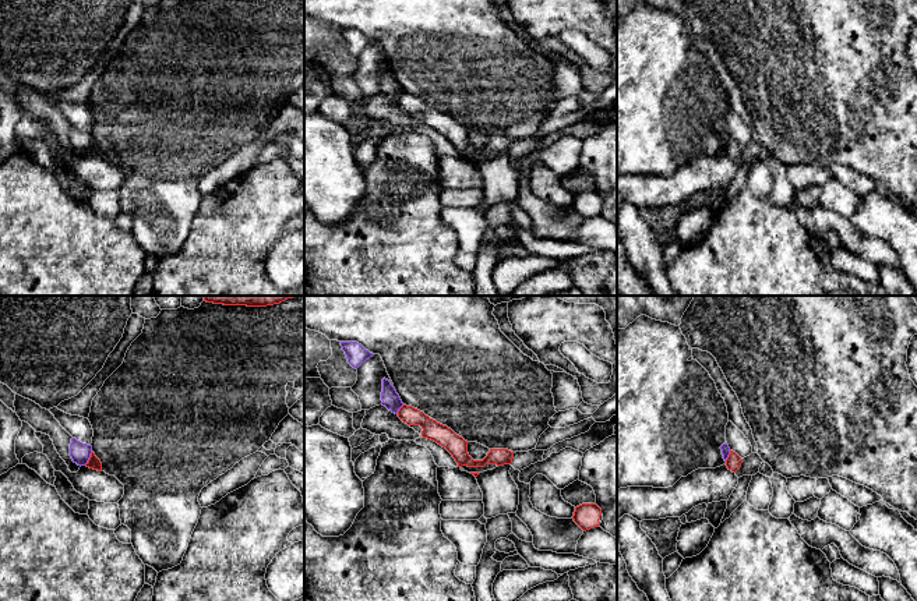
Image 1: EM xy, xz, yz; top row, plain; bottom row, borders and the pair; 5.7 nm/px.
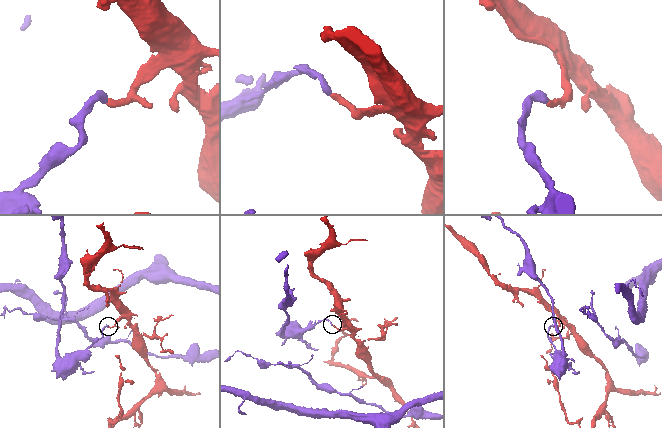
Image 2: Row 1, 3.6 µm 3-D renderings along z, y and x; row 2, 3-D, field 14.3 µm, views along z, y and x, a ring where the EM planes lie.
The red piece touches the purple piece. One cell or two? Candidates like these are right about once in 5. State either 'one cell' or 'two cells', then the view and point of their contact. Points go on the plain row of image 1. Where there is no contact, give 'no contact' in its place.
two cells; contact xy (90, 147)

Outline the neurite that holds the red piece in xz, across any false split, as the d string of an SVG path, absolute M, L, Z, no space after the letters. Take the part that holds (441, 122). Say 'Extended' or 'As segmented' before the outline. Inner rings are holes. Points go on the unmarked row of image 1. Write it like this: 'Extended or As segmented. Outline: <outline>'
As segmented. Outline: M403 92L398 99L398 105L408 113L420 113L423 116L422 124L445 135L458 151L458 155L504 153L512 151L514 139L508 137L490 137L483 148L473 148L468 141L468 128L412 93Z

